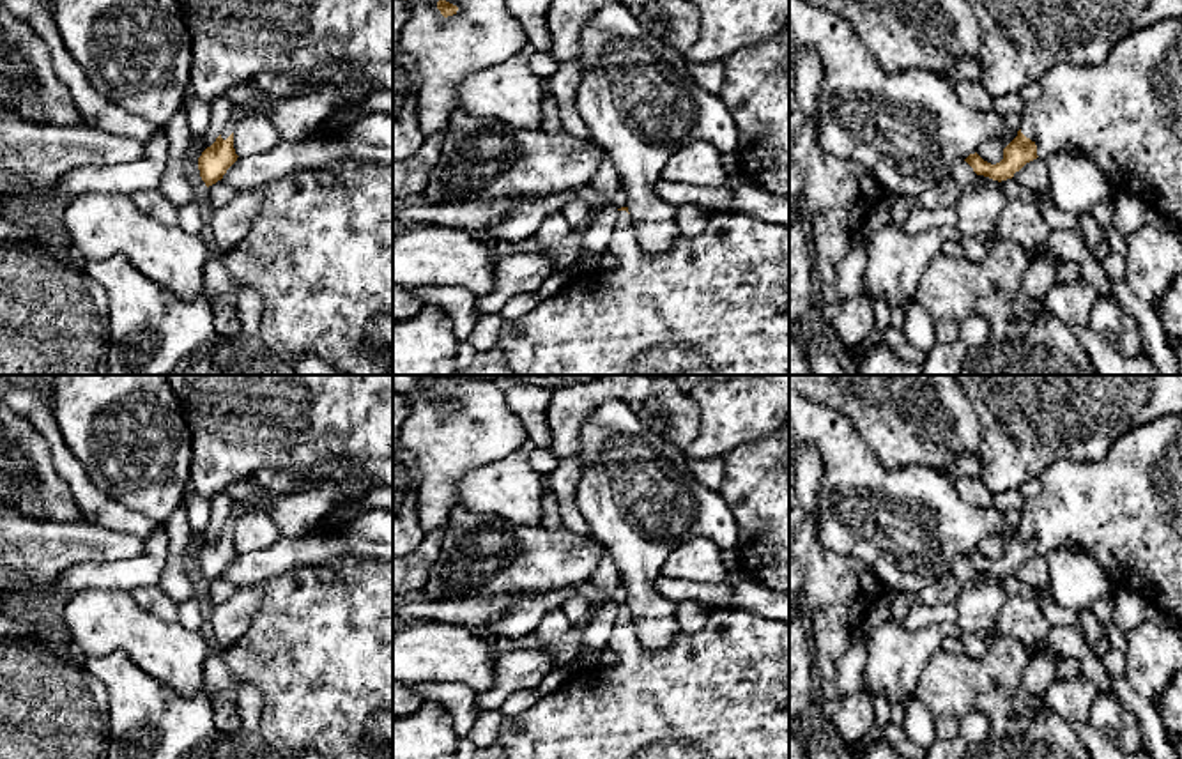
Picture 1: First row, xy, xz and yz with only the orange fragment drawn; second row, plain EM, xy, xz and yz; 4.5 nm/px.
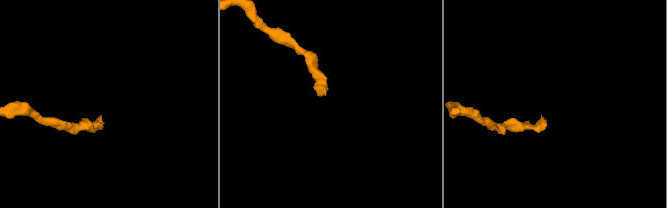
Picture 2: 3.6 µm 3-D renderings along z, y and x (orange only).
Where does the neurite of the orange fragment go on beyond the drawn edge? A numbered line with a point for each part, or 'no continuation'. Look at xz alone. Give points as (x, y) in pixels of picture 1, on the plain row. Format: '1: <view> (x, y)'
1: xz (722, 692)

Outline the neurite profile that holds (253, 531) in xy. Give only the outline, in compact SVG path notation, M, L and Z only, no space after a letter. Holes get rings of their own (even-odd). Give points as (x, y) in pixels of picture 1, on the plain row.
M265 511L246 513L234 525L234 545L239 554L272 547L281 538Z

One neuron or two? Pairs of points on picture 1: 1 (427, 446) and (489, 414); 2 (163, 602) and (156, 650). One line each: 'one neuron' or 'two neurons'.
1: one neuron
2: two neurons

